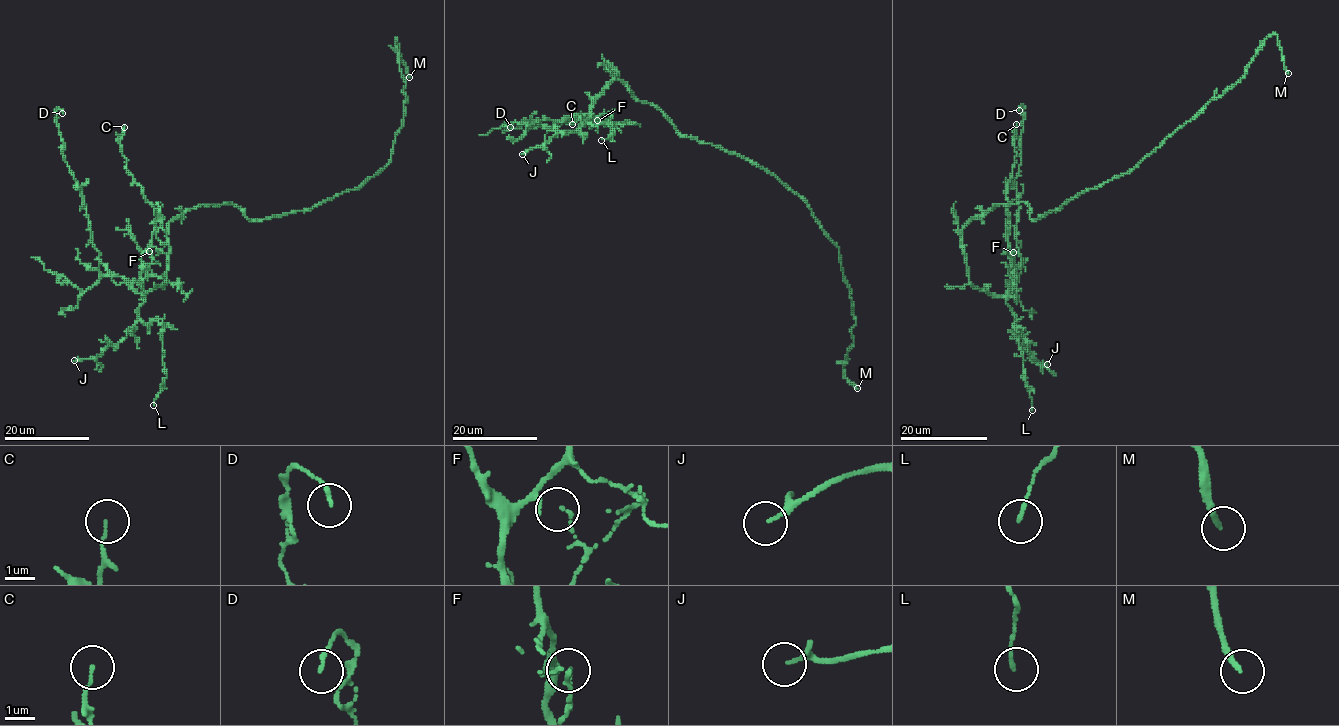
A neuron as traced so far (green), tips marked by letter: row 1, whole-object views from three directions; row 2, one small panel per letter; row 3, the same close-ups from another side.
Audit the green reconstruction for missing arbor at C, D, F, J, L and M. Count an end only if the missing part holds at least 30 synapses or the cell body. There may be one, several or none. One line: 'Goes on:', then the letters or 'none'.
Goes on: M

